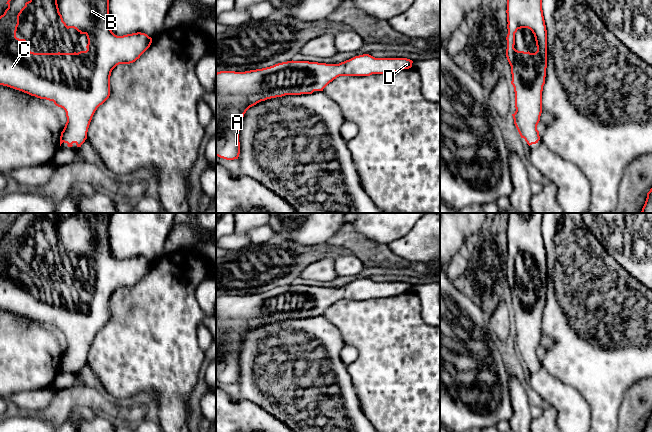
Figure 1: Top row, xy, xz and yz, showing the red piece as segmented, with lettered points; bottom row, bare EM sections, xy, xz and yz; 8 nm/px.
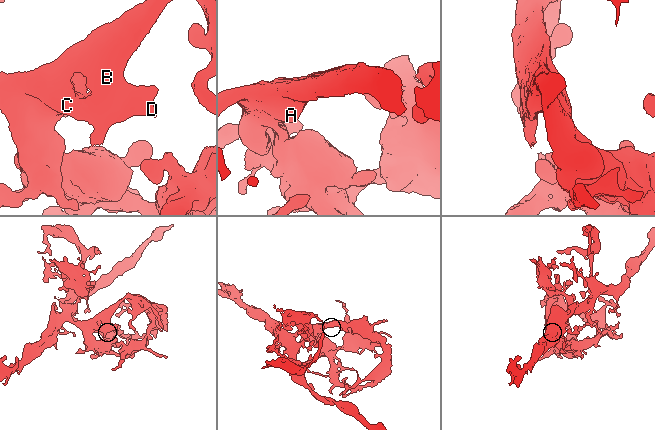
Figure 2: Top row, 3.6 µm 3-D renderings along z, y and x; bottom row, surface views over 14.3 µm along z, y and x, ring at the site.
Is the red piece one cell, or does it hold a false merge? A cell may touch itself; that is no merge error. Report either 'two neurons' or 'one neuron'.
one neuron

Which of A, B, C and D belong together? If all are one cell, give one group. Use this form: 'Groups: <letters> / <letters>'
Groups: A B C D

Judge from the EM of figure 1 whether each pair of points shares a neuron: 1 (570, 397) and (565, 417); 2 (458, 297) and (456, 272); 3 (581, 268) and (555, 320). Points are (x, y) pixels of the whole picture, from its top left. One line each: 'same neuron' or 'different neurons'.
1: same neuron
2: different neurons
3: same neuron

